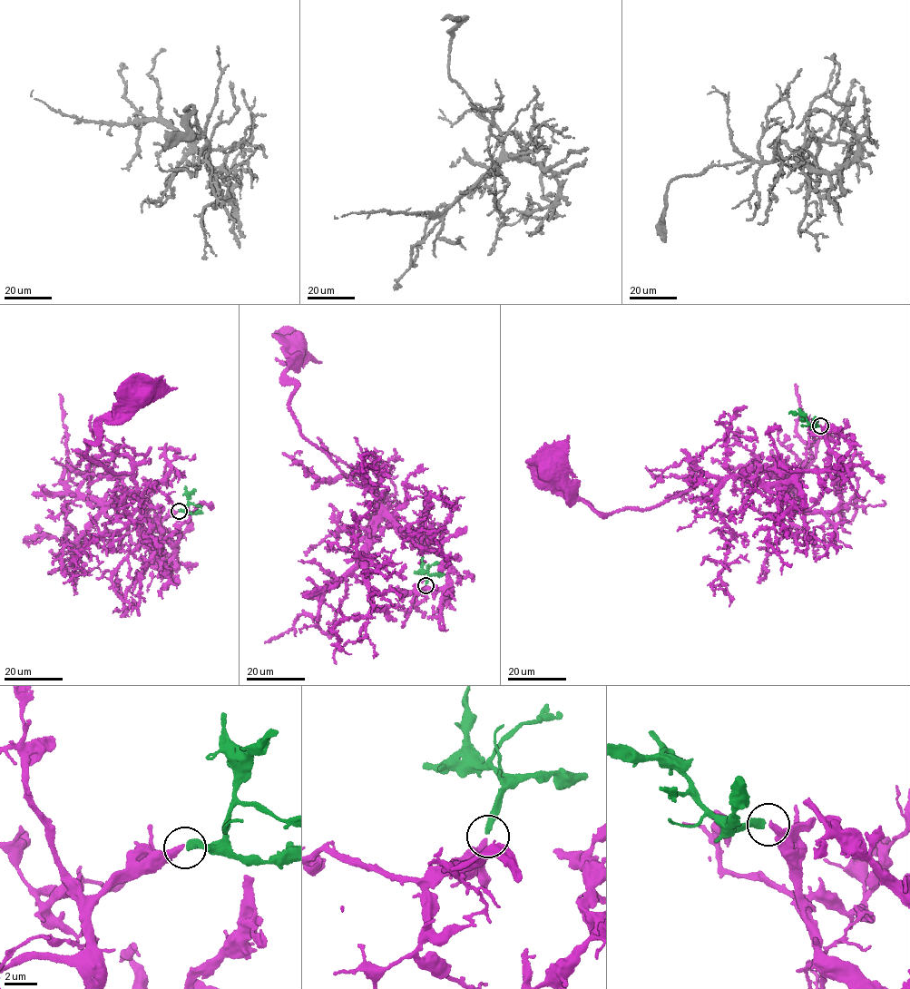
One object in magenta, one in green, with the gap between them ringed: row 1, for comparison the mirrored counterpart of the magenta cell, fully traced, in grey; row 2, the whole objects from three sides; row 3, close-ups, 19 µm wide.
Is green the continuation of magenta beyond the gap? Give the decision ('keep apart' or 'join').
join

